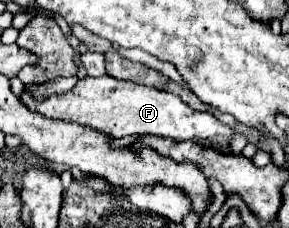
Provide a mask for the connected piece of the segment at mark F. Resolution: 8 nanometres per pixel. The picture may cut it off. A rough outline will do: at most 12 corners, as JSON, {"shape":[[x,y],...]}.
{"shape":[[86,75],[22,103],[114,137],[228,143],[232,129],[170,91]]}

